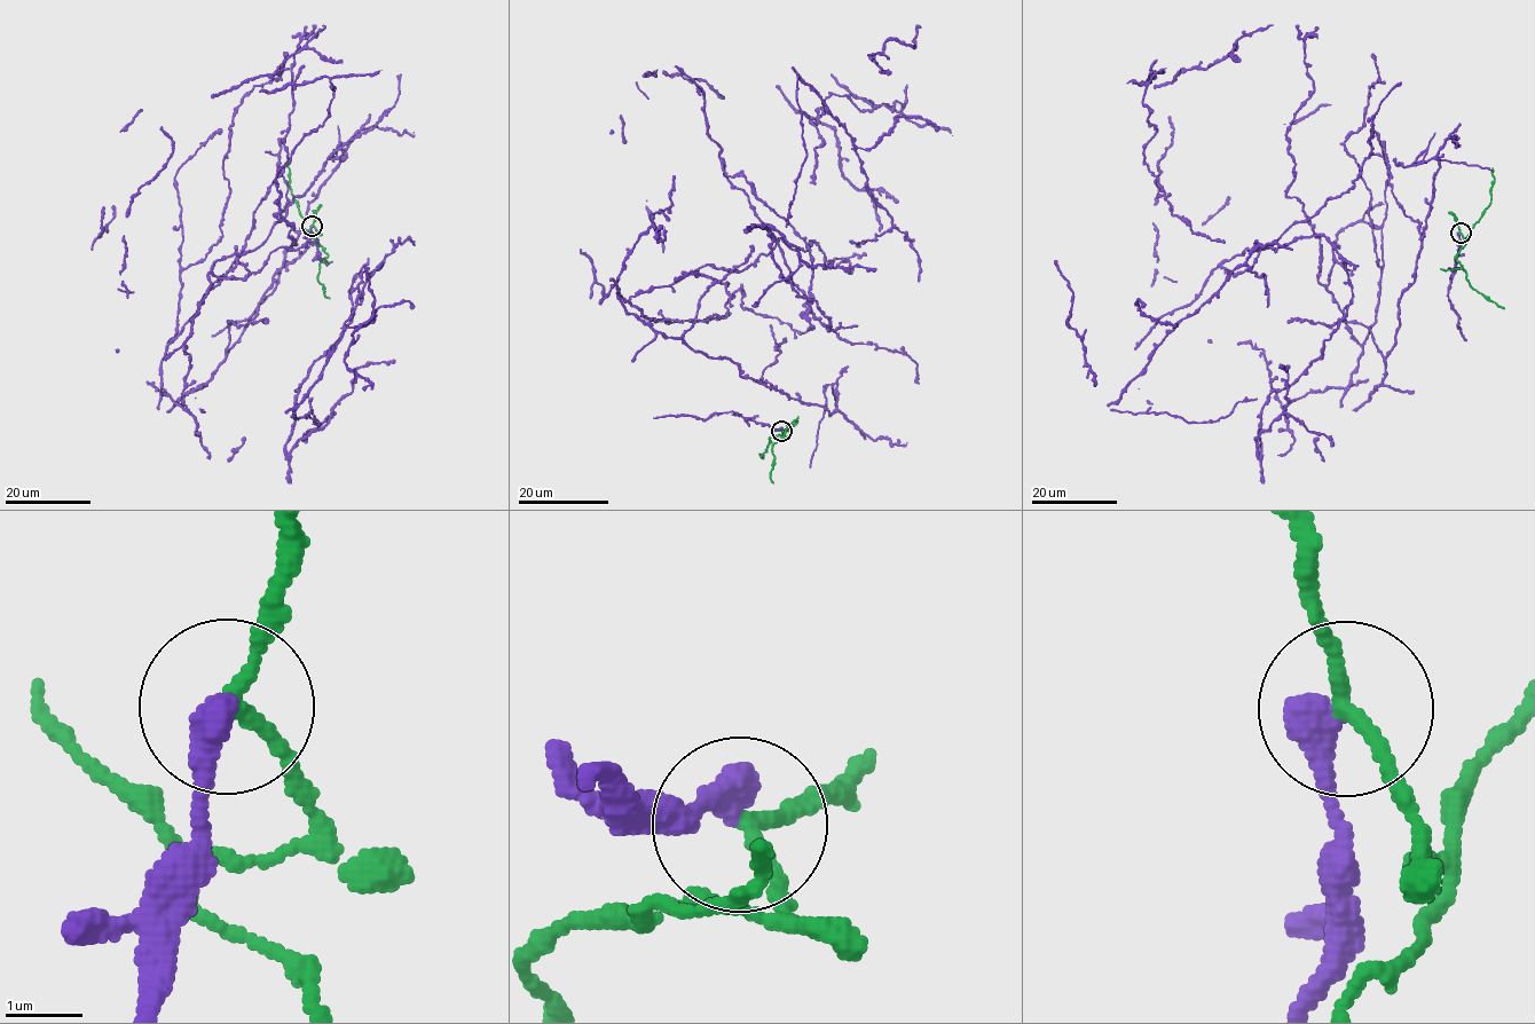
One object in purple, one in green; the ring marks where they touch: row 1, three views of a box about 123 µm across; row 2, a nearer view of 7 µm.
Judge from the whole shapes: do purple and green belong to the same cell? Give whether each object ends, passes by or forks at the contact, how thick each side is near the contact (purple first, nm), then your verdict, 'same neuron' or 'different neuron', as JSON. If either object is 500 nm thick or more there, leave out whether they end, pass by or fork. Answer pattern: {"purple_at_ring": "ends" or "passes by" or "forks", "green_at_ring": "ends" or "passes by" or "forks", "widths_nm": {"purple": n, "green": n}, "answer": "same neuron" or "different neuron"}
{"purple_at_ring": "ends", "green_at_ring": "passes by", "widths_nm": {"purple": 440, "green": 180}, "answer": "different neuron"}

